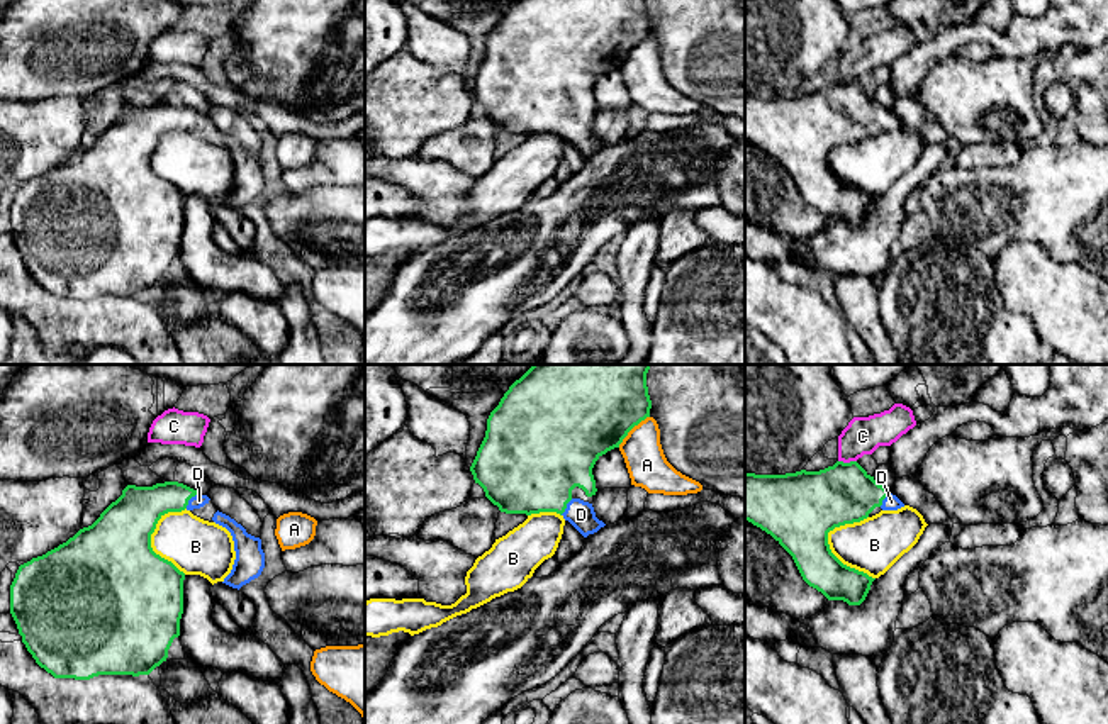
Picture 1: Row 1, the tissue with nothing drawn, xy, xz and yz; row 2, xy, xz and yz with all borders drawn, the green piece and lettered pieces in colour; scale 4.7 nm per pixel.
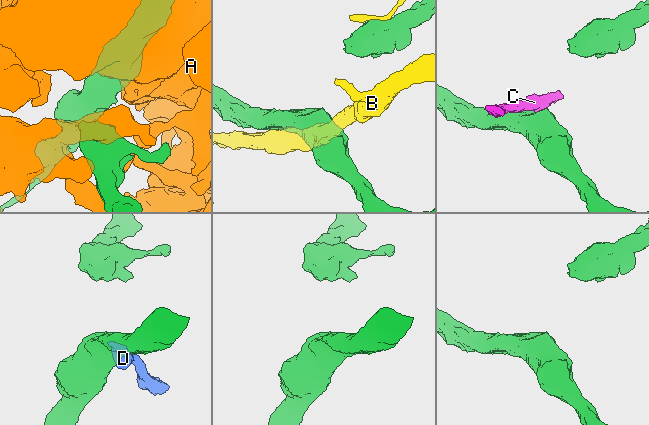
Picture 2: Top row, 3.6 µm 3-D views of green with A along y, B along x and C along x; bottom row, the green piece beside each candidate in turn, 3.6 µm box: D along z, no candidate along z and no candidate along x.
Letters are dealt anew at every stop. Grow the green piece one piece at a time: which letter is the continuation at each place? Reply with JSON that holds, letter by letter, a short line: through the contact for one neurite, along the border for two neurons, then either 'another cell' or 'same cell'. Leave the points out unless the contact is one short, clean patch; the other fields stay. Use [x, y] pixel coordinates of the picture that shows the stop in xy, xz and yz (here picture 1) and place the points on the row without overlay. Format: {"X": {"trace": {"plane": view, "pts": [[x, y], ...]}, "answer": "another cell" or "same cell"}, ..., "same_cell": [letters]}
{"A": {"answer": "another cell"}, "B": {"answer": "another cell"}, "C": {"trace": {"plane": "yz", "pts": [[839, 80], [856, 82]]}, "answer": "another cell"}, "D": {"trace": {"plane": "xy", "pts": [[139, 129], [163, 117], [190, 117], [199, 121]]}, "answer": "same cell"}, "same_cell": ["D"]}

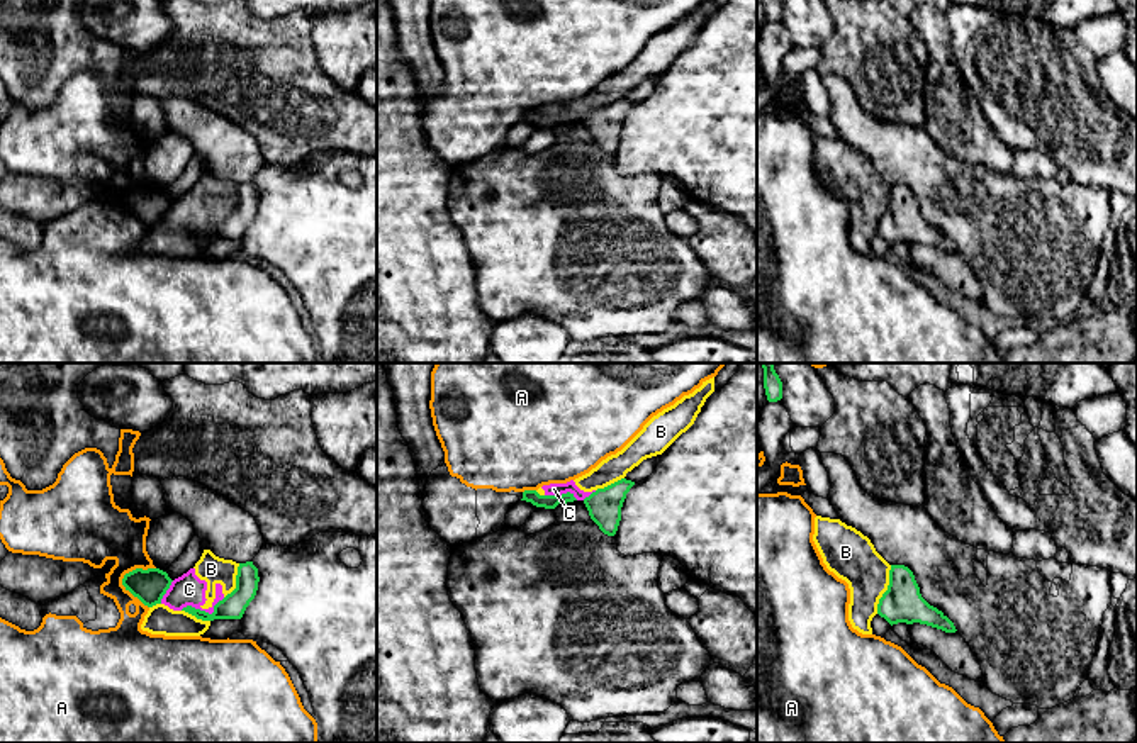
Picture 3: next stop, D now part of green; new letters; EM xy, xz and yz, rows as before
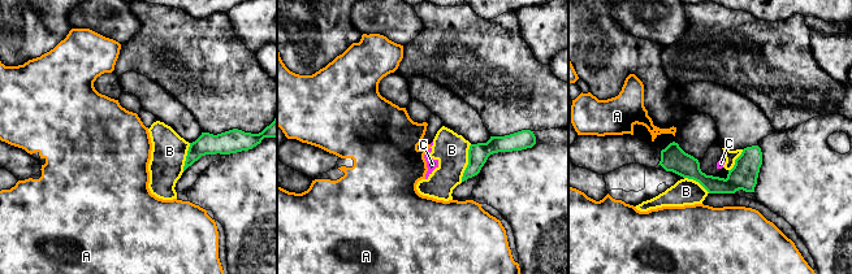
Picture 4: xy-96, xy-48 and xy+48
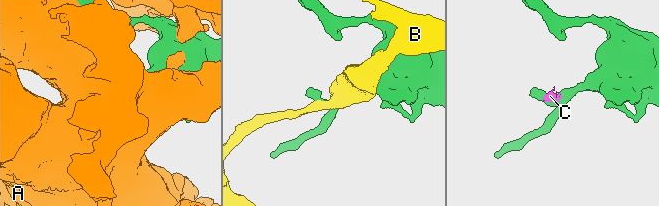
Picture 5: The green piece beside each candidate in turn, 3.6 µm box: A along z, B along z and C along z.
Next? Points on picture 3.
{"A": {"answer": "another cell"}, "B": {"answer": "another cell"}, "C": {"trace": {"plane": "xy", "pts": [[224, 217], [211, 233], [190, 226], [180, 229]]}, "answer": "another cell"}, "same_cell": []}

